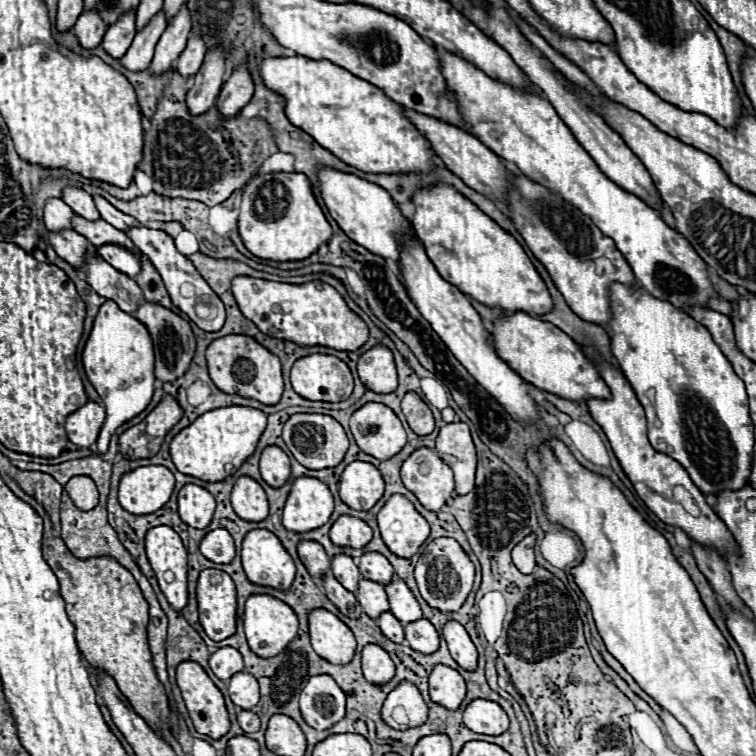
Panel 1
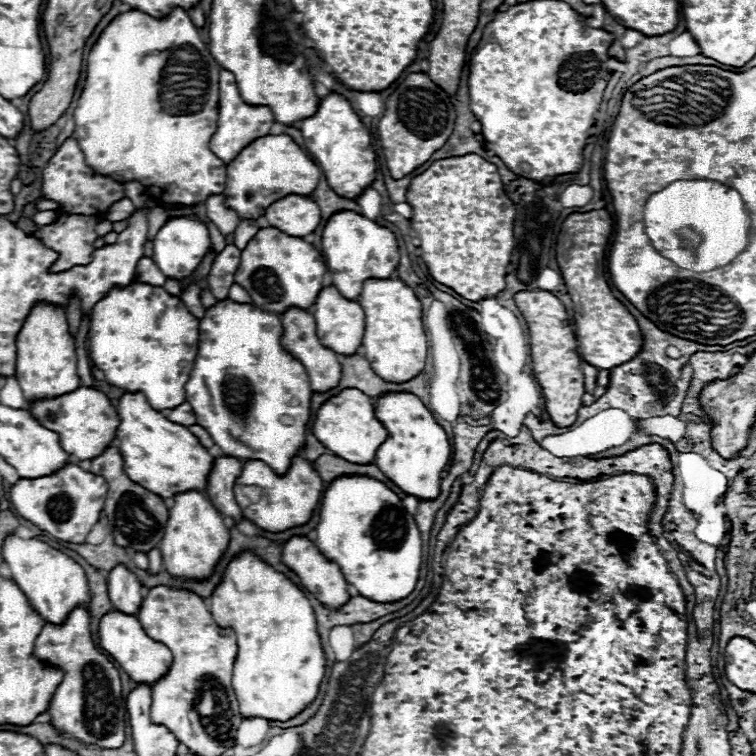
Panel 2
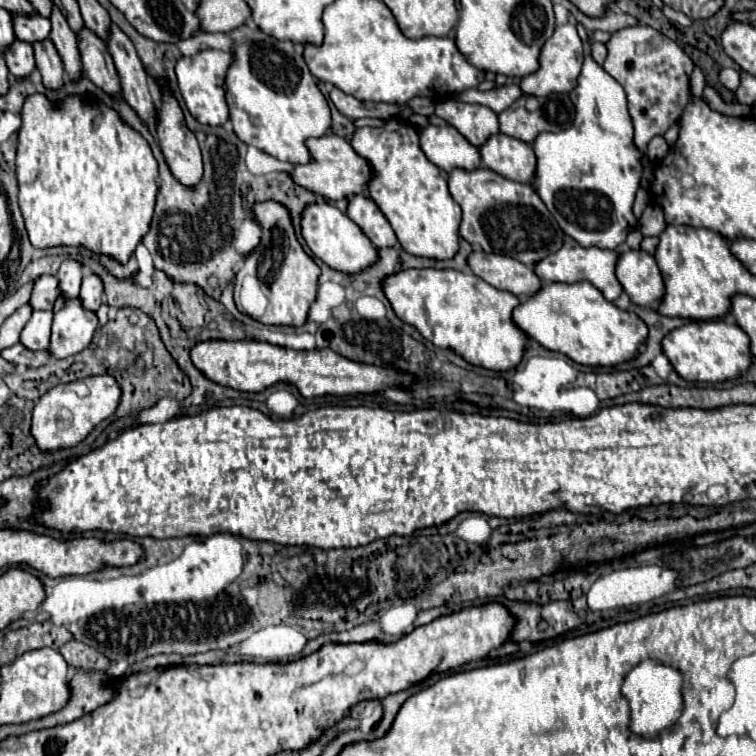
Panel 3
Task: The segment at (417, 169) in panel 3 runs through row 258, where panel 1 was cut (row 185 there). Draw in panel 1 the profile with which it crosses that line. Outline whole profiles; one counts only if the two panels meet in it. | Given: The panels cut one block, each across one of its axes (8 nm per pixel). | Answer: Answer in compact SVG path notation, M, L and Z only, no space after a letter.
M446 184L418 190L412 202L416 206L412 220L416 236L444 280L476 302L488 308L498 308L504 314L524 312L530 316L542 316L552 310L554 302L550 292L524 248L512 234L478 210L478 206Z

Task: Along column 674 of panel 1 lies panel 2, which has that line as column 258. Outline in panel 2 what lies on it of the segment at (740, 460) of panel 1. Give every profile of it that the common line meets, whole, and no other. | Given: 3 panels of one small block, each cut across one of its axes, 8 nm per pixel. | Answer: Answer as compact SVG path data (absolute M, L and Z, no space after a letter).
M220 300L214 308L206 310L204 318L200 320L198 356L196 356L194 368L190 372L190 384L204 384L204 386L186 386L186 402L190 402L194 412L196 412L196 424L200 424L202 428L208 430L214 444L220 446L224 456L232 456L232 458L238 458L238 460L262 460L280 476L288 472L288 468L292 464L292 458L296 458L300 454L300 450L304 448L304 442L306 442L306 428L308 428L310 414L312 414L312 410L310 410L312 390L310 390L310 382L308 382L308 374L306 374L304 366L294 356L284 352L284 348L282 348L282 324L280 324L280 318L276 314L262 312L254 304L236 304L232 300Z

